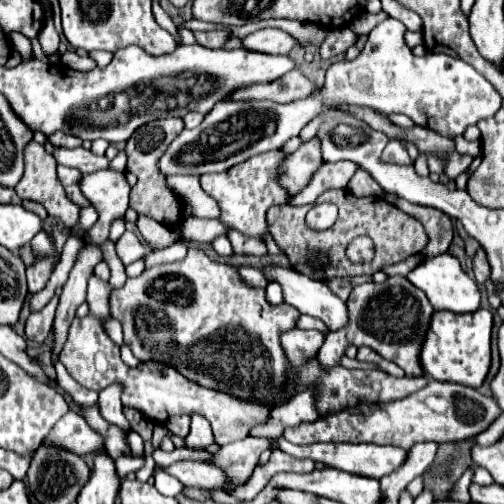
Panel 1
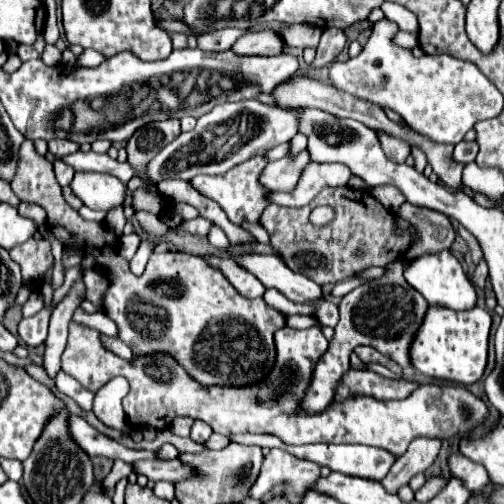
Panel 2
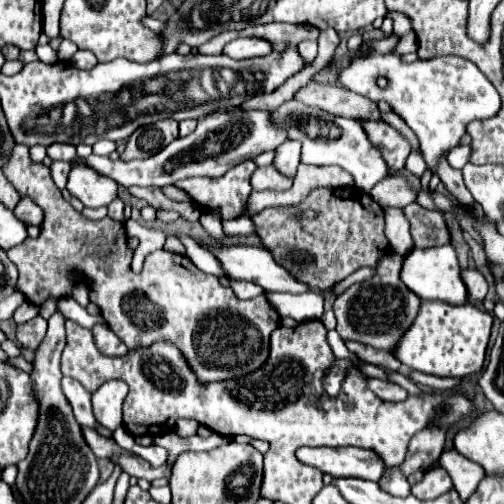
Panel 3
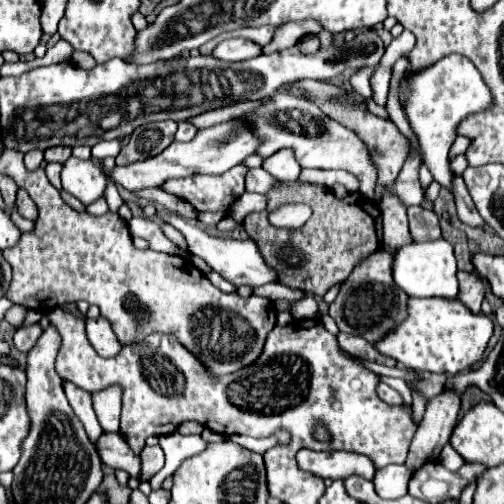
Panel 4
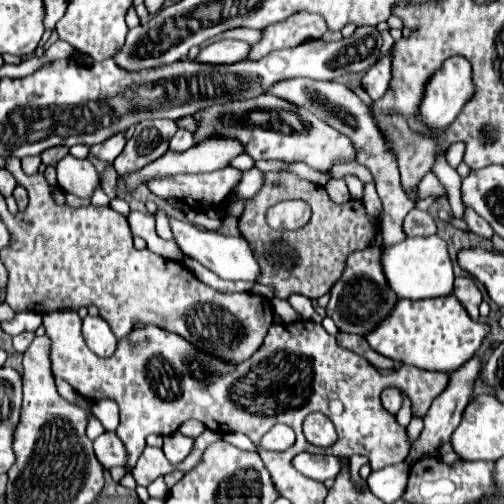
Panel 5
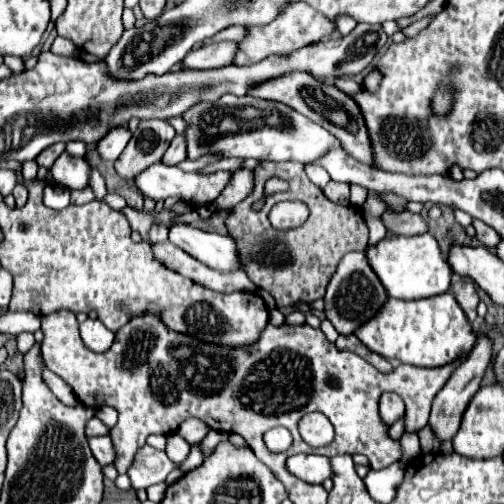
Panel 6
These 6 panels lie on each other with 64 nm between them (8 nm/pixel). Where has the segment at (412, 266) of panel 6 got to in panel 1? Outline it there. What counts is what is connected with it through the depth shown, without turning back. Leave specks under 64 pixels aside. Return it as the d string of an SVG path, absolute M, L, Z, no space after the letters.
M440 254L434 258L426 258L422 260L412 272L408 272L406 276L416 288L420 288L434 310L450 310L450 312L474 312L480 308L480 290L478 284L468 278L468 274L462 270L458 258L450 256L450 254Z

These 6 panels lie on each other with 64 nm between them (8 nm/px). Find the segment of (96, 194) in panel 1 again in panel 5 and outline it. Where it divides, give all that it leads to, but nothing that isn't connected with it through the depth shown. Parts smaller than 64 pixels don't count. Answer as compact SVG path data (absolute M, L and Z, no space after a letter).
M70 154L56 164L56 178L58 186L64 192L76 194L80 198L90 198L96 184L100 182L96 168L92 166L90 160L78 160Z

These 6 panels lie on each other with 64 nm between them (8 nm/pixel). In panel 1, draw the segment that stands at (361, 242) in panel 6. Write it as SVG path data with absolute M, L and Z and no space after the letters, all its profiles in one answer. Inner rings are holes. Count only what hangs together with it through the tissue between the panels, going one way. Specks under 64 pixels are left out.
M328 190L322 196L318 196L316 204L320 202L334 202L338 206L338 220L334 226L328 230L312 230L306 226L304 218L310 206L272 206L268 210L268 232L272 234L274 242L280 246L280 250L288 256L290 266L314 280L332 280L332 278L344 278L344 276L360 276L360 274L374 274L382 266L396 264L408 256L418 254L426 242L428 236L422 228L422 224L398 210L396 206L390 206L378 196L368 196L368 198L358 198L348 190ZM358 236L370 236L374 242L374 258L368 264L354 264L346 256L348 244L358 238Z

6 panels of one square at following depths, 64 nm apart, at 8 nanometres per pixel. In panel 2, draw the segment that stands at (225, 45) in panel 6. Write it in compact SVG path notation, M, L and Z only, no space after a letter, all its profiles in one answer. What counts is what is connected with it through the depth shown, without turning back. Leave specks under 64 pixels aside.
M272 30L248 32L238 38L230 50L238 52L238 56L274 56L284 50L284 42Z

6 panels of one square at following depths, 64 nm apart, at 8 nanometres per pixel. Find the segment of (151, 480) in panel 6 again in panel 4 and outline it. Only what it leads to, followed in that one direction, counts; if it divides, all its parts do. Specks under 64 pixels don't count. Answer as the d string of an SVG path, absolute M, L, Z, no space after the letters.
M159 445L145 446L140 455L141 470L138 480L140 482L148 482L162 466L164 466L164 456Z

